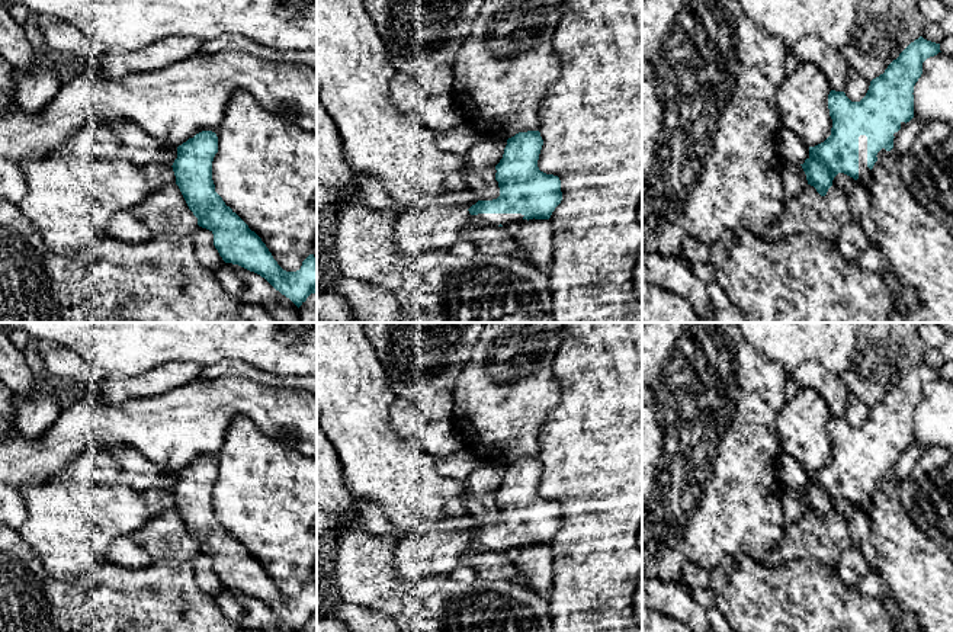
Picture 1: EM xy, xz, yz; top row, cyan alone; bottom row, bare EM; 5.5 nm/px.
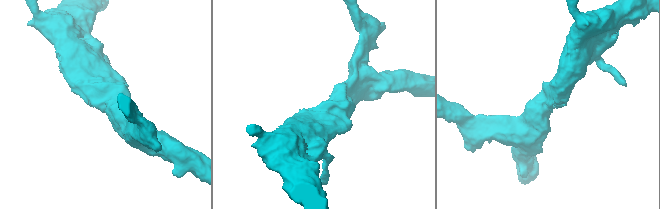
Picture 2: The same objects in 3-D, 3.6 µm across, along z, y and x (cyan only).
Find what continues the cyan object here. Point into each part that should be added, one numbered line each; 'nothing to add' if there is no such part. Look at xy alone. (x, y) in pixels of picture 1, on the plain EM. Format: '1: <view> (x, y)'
nothing to add

